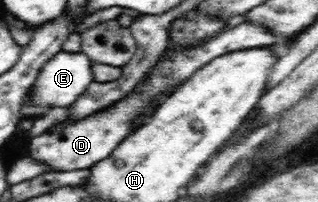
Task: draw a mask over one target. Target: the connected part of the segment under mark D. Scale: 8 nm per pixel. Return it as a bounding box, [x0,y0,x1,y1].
[22,21,289,172]

